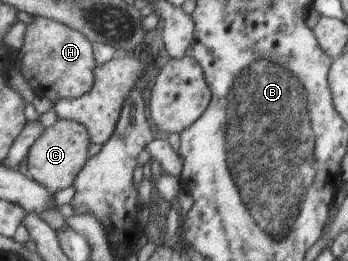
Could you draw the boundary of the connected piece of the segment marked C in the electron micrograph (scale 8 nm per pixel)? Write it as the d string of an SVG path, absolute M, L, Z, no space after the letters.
M61 119L55 125L50 125L41 132L39 139L33 143L27 155L28 176L44 185L51 193L61 191L76 181L79 171L83 171L85 161L87 161L87 149L89 149L89 139L87 139L87 129L81 122Z

